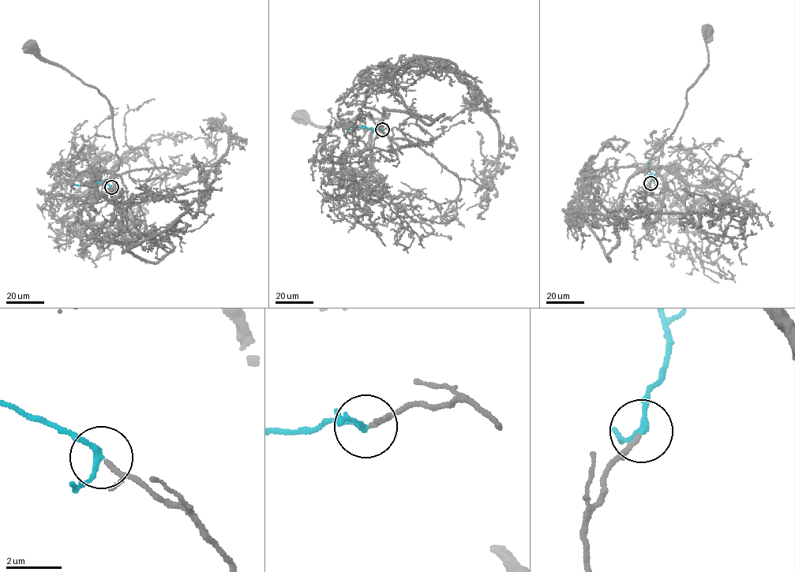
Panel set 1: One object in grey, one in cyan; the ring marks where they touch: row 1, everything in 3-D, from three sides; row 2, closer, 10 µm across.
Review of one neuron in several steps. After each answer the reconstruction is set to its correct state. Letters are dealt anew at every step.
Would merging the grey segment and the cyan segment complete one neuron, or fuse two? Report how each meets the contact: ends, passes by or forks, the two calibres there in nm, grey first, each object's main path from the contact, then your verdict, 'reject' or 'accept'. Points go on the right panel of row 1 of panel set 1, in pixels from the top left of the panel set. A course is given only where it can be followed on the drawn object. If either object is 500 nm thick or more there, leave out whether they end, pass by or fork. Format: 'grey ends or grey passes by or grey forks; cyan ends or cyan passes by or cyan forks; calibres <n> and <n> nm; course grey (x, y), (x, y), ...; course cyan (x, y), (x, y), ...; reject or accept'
grey passes by; cyan passes by; calibres 120 and 190 nm; course grey (650, 184), (645, 197), (655, 215), (663, 181), (649, 160), (673, 132), (688, 90), (707, 65), (706, 28); course cyan (650, 183), (652, 176), (648, 160); accept

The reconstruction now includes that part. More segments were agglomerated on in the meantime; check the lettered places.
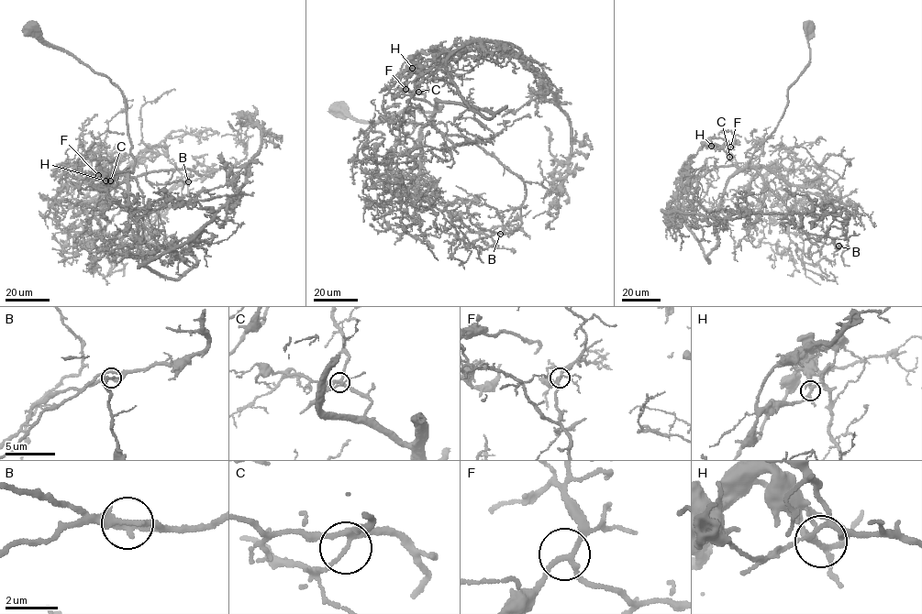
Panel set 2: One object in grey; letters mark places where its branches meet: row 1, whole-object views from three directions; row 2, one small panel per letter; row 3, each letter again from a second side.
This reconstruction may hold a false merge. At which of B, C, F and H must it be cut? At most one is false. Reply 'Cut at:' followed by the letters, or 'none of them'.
Cut at: none of them

